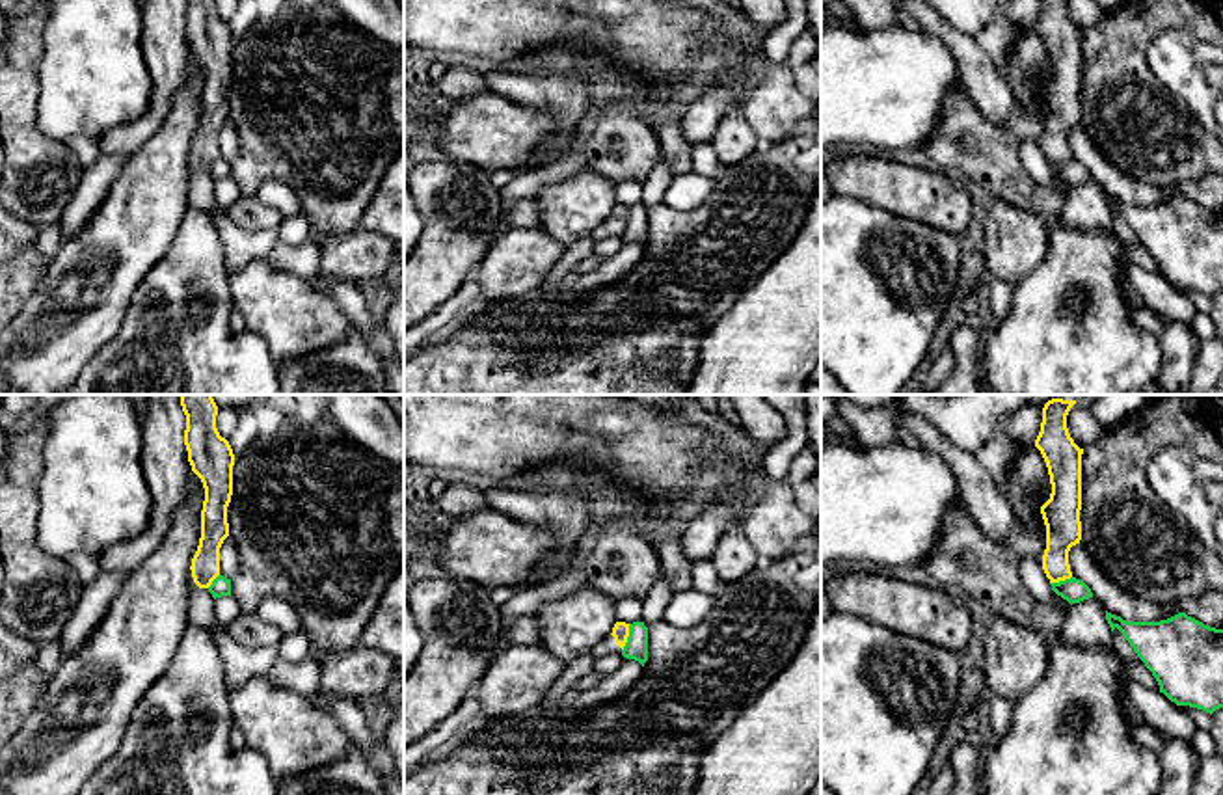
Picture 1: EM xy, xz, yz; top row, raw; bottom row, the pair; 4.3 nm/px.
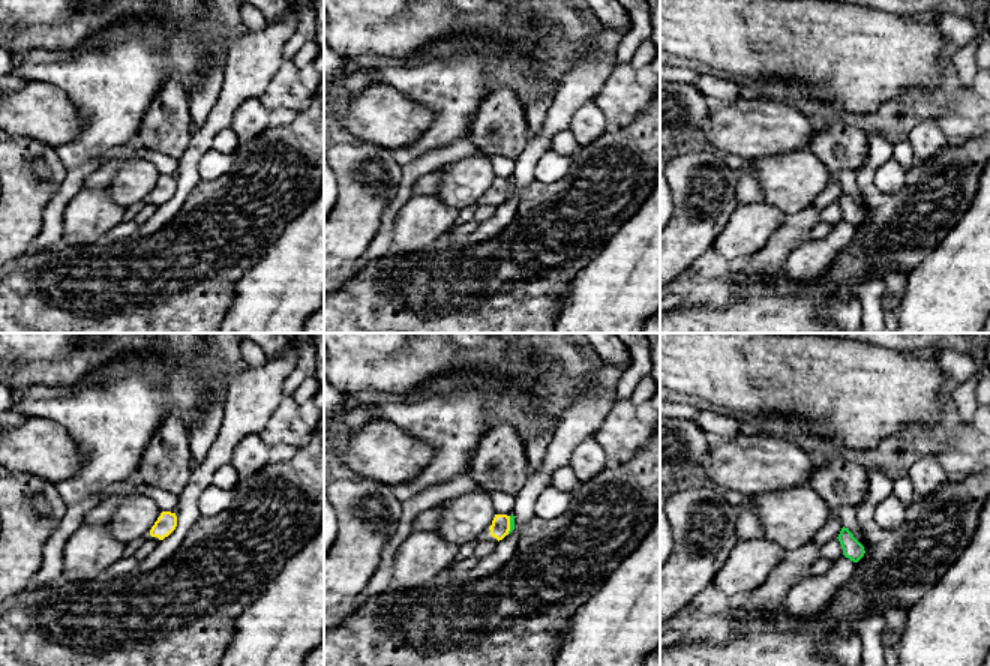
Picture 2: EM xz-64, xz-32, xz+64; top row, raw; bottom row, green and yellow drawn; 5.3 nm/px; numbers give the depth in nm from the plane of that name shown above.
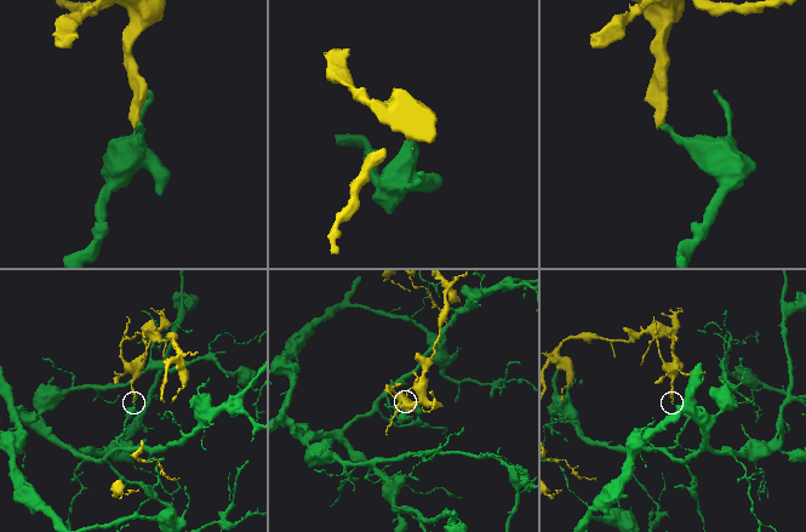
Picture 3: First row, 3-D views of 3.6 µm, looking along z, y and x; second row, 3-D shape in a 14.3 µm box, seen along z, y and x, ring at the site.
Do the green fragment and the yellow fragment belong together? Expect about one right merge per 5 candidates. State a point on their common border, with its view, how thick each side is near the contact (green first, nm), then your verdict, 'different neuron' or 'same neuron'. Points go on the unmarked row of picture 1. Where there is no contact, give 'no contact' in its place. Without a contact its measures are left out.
meets green in xz at (628, 220); 100 nm thick on the green side, 80 nm on the other; different neuron

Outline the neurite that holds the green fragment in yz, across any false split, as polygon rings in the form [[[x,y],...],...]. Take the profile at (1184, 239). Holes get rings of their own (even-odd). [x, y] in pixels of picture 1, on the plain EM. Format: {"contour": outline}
{"contour": [[[1106,194],[1137,240],[1176,289],[1214,296],[1223,290],[1223,212],[1178,195],[1160,205],[1126,205]]]}

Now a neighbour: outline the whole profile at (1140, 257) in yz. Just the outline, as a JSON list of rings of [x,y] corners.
[[[1117,210],[1113,212],[1109,231],[1113,231],[1121,238],[1134,266],[1143,268],[1150,274],[1160,274],[1160,268],[1156,261],[1152,259],[1152,255],[1137,240],[1130,225],[1122,220],[1122,216]]]

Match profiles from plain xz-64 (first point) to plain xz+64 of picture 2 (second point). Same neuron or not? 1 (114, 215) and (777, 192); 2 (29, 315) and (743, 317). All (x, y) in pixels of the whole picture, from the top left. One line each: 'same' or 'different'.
1: different
2: same

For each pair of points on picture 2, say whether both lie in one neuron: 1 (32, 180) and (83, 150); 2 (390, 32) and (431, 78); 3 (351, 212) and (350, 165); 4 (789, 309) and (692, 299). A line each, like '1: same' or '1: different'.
1: different
2: different
3: same
4: different

